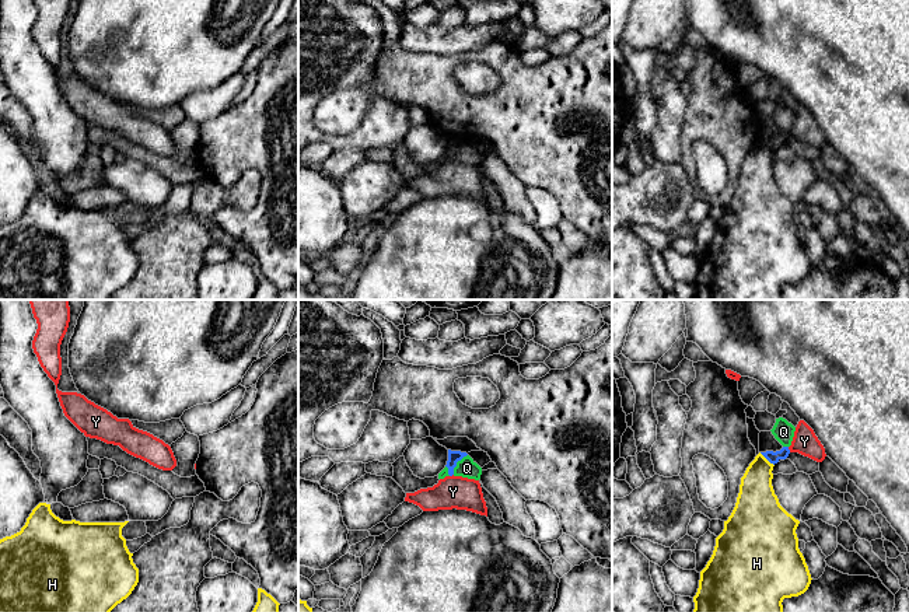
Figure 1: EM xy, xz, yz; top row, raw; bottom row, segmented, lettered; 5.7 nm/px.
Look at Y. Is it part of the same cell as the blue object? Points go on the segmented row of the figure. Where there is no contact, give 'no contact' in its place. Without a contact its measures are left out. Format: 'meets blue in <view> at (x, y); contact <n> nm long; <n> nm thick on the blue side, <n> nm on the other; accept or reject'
meets blue in yz at (789, 450); contact 40 nm long; 70 nm thick on the blue side, 140 nm on the other; accept

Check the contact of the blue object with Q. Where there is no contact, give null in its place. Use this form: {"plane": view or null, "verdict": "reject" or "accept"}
{"plane": "xz", "verdict": "reject"}

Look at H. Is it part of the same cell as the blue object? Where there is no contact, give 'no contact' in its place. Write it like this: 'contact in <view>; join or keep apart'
contact in yz; keep apart

